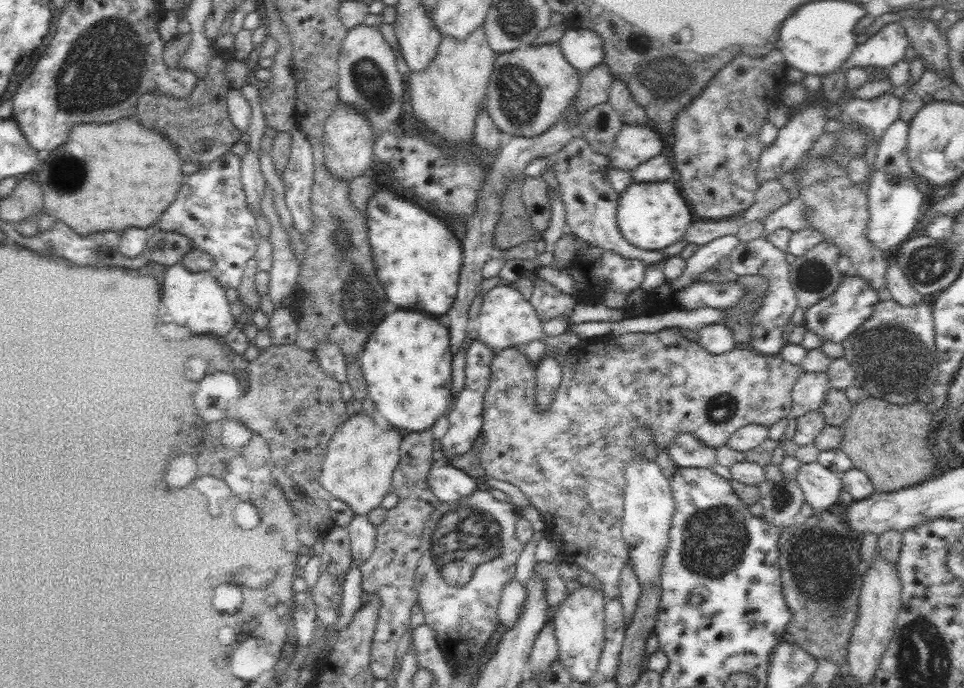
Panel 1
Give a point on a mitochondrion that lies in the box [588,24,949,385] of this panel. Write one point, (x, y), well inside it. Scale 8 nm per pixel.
(664, 85)

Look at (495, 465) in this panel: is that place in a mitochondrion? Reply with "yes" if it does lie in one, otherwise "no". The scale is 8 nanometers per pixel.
no

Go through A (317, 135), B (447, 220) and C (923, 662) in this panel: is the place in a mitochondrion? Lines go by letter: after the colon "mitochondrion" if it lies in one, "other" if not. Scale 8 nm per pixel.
A: other
B: other
C: mitochondrion

